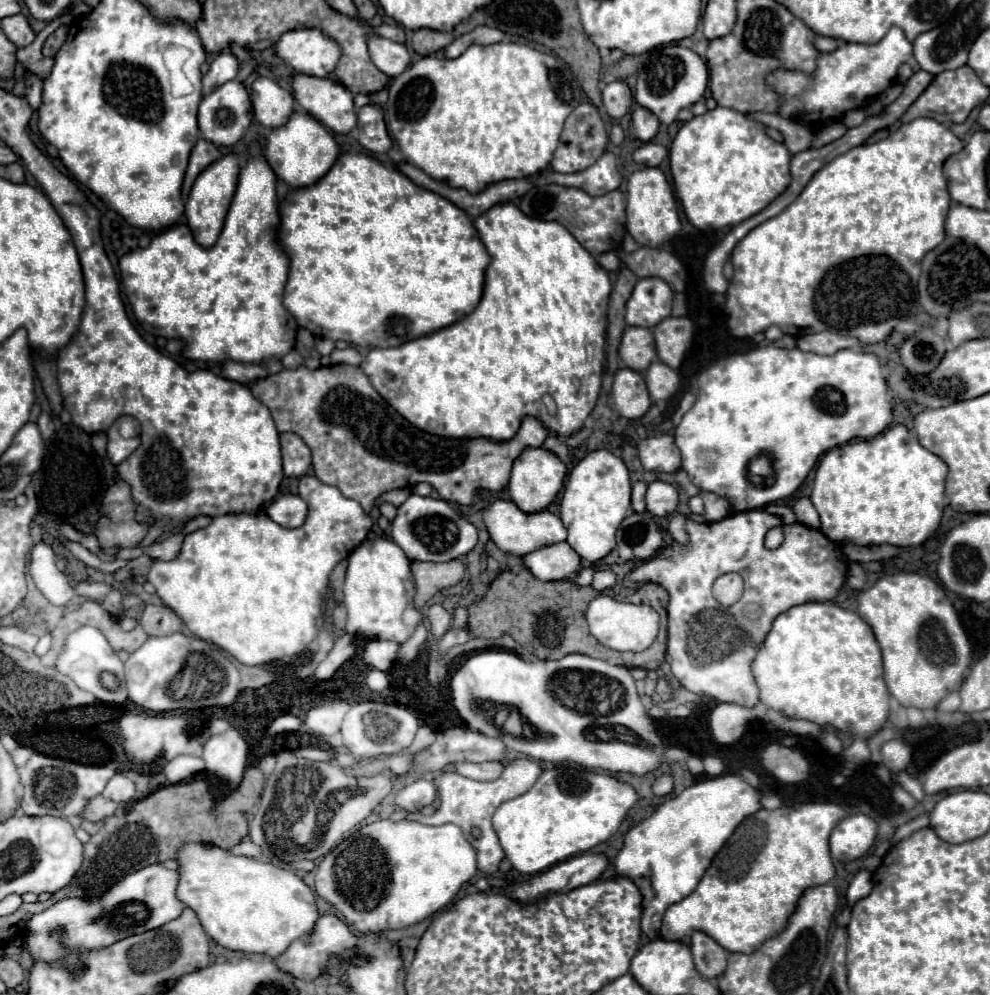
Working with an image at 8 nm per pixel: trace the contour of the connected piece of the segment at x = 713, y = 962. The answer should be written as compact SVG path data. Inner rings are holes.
M695 932L691 938L691 954L697 972L707 978L719 978L727 966L727 950L723 950L713 938L703 932Z

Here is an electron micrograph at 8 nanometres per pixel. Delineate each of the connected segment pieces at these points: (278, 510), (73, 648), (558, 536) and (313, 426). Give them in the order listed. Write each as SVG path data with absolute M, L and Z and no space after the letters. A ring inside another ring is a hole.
M277 494L265 512L285 528L299 528L307 516L307 504L297 494Z
M79 626L77 630L73 630L65 644L63 644L63 650L61 654L57 656L57 662L55 662L55 668L69 676L81 690L87 690L91 694L95 694L97 700L101 702L113 702L113 704L123 704L127 700L127 690L125 686L119 686L117 690L107 690L101 686L101 672L111 672L119 678L119 682L123 682L123 662L119 660L117 652L111 648L109 640L101 634L101 630L97 630L95 626Z
M503 498L495 500L493 504L489 504L483 510L483 522L487 526L487 532L489 532L491 540L503 552L513 554L513 556L523 556L531 550L537 550L539 546L547 546L551 542L563 542L567 538L567 530L563 530L563 522L559 522L559 516L551 514L549 510L527 514L527 512L519 510L515 502L503 500Z
M299 366L297 370L281 370L279 374L267 376L255 384L251 384L251 392L259 402L263 402L277 424L279 432L295 432L299 434L313 452L313 472L315 476L331 486L337 486L343 496L353 498L361 504L365 512L371 512L373 502L379 494L395 488L415 486L419 482L431 484L443 500L457 504L471 504L477 488L487 490L503 490L509 482L509 472L513 460L527 446L541 446L549 436L549 430L541 424L541 420L533 416L525 416L521 428L511 440L495 442L491 438L441 438L429 432L415 428L407 422L397 410L393 410L371 386L363 370L357 366L323 366L317 370L309 370L307 366Z

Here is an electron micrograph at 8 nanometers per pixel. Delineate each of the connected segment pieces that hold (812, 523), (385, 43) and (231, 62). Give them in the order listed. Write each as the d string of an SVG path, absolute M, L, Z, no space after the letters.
M799 498L793 506L793 512L795 512L799 524L803 524L807 528L819 528L819 514L813 508L809 498Z
M367 34L367 46L373 64L389 78L395 78L395 74L401 74L411 64L409 52L403 44L391 42L377 34Z
M231 52L217 54L211 62L209 72L203 76L203 94L207 94L207 90L213 90L215 86L221 86L223 82L233 80L237 76L237 68L239 62Z

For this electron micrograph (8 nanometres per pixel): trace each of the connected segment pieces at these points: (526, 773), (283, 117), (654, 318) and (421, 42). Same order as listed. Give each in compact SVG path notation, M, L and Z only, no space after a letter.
M519 758L519 760L511 760L503 774L493 780L493 782L479 782L479 780L471 780L471 778L463 778L457 772L441 772L433 778L437 790L439 790L439 808L433 816L421 816L421 814L409 814L409 820L417 820L423 824L431 824L431 826L441 826L441 824L457 824L465 838L469 840L469 844L475 848L475 852L479 854L479 864L477 868L483 874L495 874L499 870L499 862L503 860L503 848L499 844L499 838L491 826L491 816L497 810L499 804L503 804L505 800L517 798L521 794L525 794L527 790L531 790L531 786L535 784L535 780L539 778L541 768L535 760L527 760L527 758Z
M259 76L251 84L251 104L253 116L267 128L283 126L293 112L293 96L281 88L273 78Z
M641 278L627 300L625 320L629 326L653 328L663 318L671 316L671 300L673 292L665 280Z
M415 30L413 34L413 50L419 56L429 56L439 48L445 48L453 42L453 32L439 32L439 30Z

